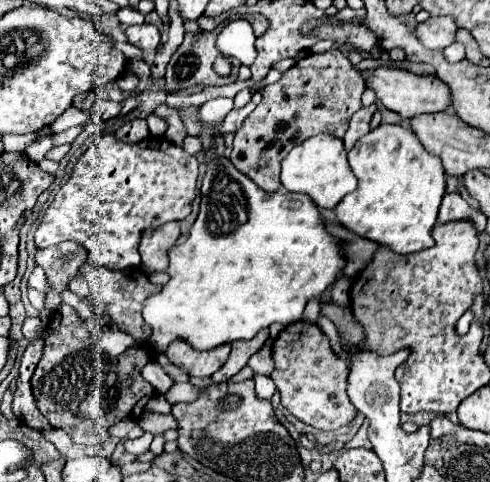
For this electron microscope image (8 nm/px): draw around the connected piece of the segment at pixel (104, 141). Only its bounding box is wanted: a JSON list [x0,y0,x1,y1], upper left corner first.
[35,134,197,270]

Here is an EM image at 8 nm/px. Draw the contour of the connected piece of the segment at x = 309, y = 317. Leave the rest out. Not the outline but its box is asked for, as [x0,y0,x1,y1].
[303,300,321,324]

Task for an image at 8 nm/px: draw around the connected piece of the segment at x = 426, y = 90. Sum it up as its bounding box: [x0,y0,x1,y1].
[365,66,453,118]

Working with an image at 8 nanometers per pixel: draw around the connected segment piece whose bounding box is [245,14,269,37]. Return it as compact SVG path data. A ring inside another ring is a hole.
M249 14L245 17L251 23L256 37L259 37L259 34L264 34L269 27L269 21L261 14Z

